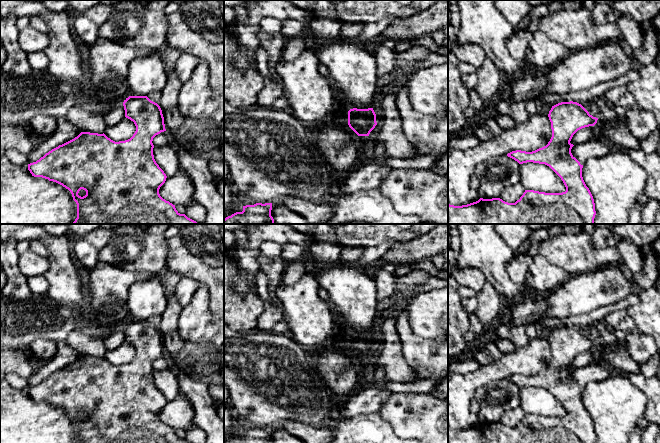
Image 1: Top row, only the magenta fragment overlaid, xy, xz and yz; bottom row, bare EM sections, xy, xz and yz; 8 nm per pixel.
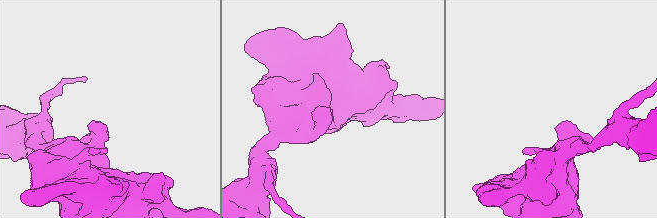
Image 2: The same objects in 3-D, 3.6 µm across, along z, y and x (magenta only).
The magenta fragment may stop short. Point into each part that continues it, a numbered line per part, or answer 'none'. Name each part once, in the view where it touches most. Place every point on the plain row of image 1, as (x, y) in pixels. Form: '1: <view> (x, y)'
none

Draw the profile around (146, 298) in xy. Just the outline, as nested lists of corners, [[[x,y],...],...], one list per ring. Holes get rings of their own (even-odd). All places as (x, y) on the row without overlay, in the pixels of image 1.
[[[160,276],[134,283],[128,294],[130,320],[148,320],[162,316],[167,306],[164,287]]]

